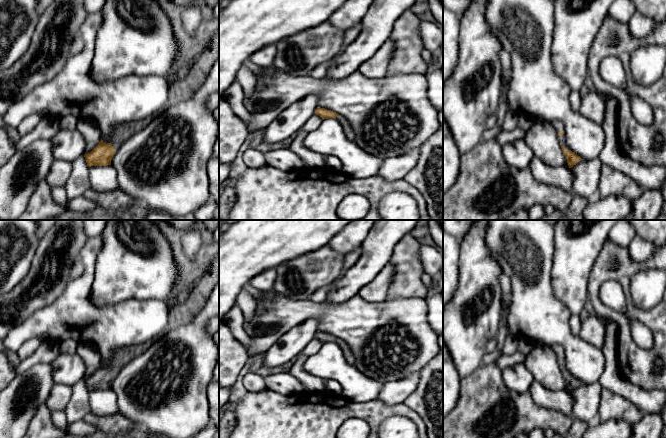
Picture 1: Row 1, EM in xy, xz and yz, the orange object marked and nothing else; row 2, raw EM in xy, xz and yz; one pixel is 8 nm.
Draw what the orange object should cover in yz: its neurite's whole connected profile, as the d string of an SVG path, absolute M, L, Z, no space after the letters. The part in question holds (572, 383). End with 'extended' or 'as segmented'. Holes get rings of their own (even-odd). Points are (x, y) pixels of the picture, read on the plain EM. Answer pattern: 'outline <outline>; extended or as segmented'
outline M554 344L551 346L551 348L558 356L558 363L559 363L559 367L562 372L563 378L565 379L567 383L569 392L572 392L574 389L576 389L578 386L581 385L581 382L580 380L578 380L577 378L575 378L569 373L567 366L566 366L566 360L564 357L565 351L563 347L561 345Z; extended

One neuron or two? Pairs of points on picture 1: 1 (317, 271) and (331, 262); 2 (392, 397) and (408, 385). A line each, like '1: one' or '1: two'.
1: one
2: one

